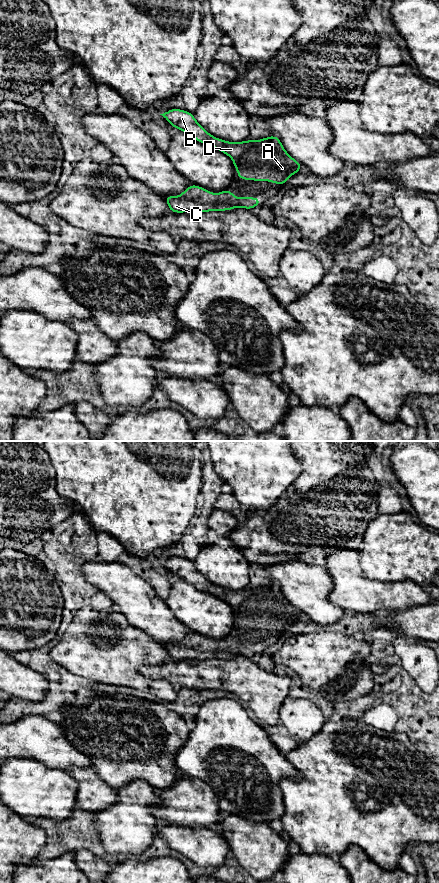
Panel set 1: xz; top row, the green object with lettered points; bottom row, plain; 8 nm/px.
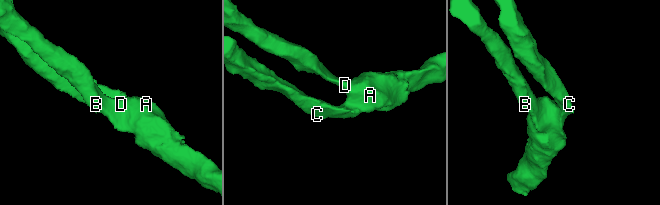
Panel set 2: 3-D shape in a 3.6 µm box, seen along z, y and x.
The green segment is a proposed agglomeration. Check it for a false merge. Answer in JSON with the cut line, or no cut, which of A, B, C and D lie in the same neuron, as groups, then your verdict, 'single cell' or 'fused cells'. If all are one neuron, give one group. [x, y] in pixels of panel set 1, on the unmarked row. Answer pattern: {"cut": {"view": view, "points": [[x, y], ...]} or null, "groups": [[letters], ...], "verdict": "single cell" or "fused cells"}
{"cut": null, "groups": [["A", "B", "C", "D"]], "verdict": "single cell"}

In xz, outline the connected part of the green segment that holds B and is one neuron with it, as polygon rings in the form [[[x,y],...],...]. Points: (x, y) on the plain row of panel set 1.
[[[172,556],[160,563],[173,576],[228,603],[238,620],[238,627],[269,629],[283,634],[292,623],[302,617],[301,611],[284,597],[278,584],[270,583],[257,589],[234,591],[212,584],[196,569],[192,560]]]

